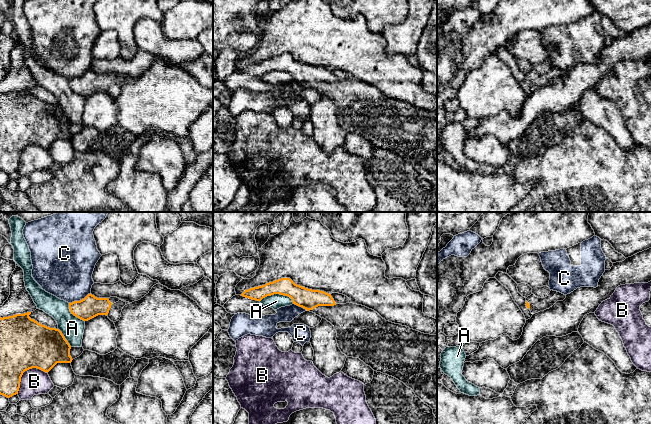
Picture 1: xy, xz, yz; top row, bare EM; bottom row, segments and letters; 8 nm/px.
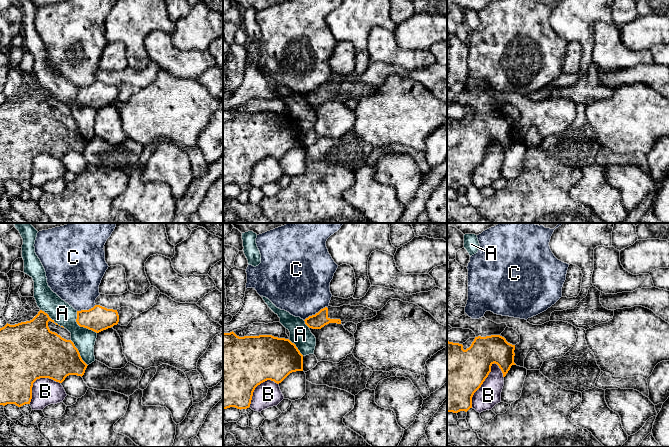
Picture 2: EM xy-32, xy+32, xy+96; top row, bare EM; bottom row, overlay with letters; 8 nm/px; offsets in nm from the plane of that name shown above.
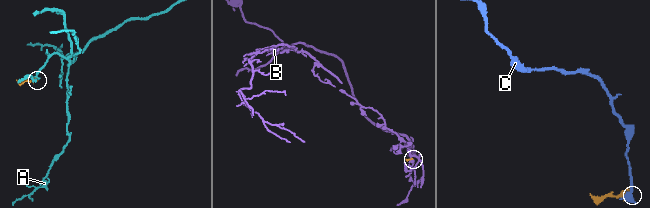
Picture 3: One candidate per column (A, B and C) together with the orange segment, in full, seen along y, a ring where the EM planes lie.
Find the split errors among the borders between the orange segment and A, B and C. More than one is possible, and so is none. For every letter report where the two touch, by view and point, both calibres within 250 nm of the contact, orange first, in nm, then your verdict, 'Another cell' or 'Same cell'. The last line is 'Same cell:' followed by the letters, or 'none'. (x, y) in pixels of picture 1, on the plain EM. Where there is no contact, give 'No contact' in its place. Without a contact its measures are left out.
A: Touches orange at xz (278, 69). Thickness 160 nm (orange) against 120 nm. Another cell
B: Touches orange at xy (25, 146). Thickness 400 nm (orange) against 220 nm. Another cell
C: Touches orange at xy (80, 76). Thickness 170 nm (orange) against 400 nm. Another cell
Same cell: none

